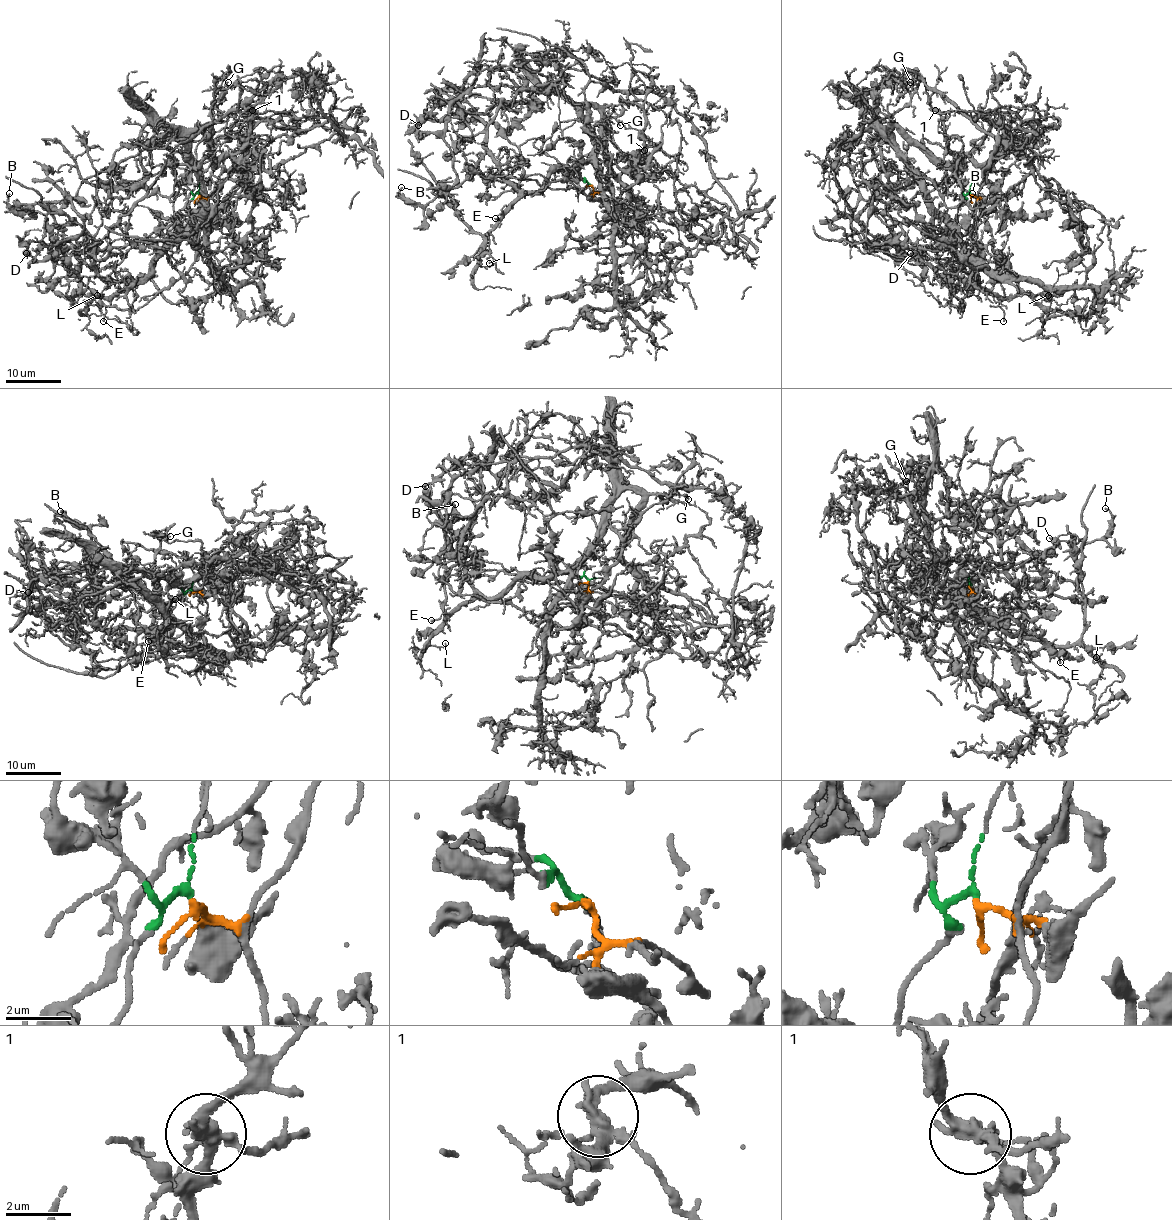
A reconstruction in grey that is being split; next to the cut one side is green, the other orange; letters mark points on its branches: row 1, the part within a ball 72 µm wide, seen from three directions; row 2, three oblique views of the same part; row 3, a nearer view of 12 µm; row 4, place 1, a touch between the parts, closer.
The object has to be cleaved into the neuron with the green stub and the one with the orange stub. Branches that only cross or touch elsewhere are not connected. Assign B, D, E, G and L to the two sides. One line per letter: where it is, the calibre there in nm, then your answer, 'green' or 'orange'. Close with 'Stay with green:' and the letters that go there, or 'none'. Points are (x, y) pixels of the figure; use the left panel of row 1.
B: (9, 193) | 160 nm | green
D: (26, 253) | 200 nm | green
E: (103, 321) | 140 nm | green
G: (228, 82) | 110 nm | green
L: (97, 295) | 100 nm | green
Stay with green: B, D, E, G, L

